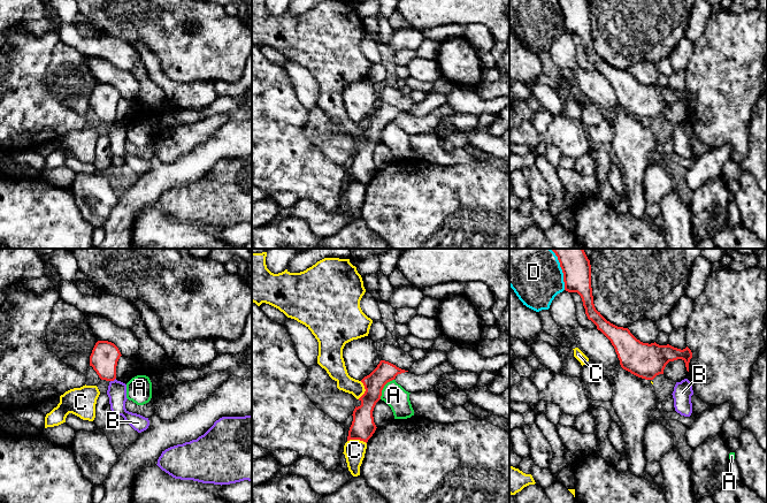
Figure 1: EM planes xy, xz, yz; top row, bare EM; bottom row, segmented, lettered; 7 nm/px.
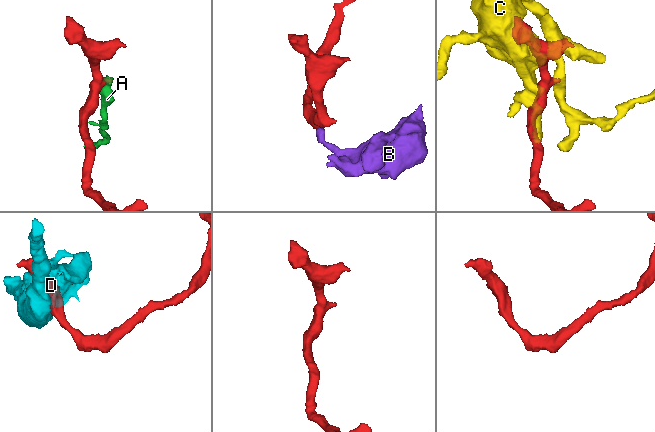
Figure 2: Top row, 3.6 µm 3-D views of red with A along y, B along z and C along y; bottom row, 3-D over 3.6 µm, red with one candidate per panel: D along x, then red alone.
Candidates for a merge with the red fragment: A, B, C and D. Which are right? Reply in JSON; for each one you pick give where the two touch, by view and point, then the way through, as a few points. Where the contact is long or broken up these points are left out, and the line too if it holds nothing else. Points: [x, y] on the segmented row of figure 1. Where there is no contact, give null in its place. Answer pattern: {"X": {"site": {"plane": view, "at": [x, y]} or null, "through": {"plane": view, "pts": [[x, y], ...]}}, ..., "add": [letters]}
{"add": []}

